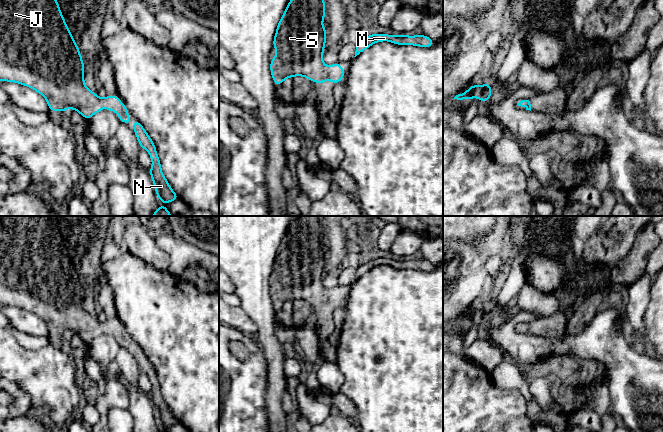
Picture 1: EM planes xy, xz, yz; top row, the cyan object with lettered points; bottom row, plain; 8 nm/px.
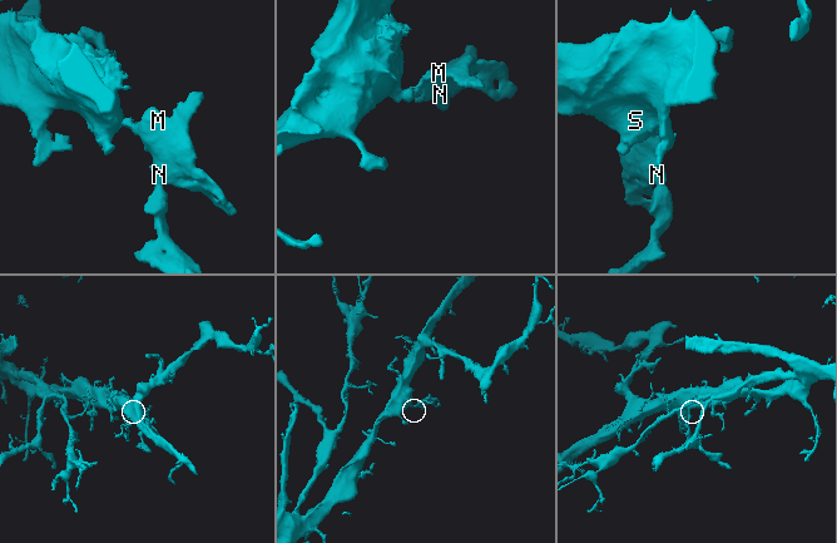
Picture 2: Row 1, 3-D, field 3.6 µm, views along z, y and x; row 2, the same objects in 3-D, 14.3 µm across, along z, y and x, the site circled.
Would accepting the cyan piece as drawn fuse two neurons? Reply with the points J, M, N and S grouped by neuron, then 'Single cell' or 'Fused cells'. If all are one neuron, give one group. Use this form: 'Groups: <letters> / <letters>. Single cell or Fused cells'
Groups: J M N S. Single cell

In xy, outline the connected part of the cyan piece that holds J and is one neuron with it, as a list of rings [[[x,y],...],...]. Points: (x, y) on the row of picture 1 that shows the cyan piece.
[[[0,0],[0,82],[10,81],[28,86],[42,94],[49,105],[50,111],[65,112],[68,107],[77,110],[89,120],[103,107],[114,110],[121,123],[129,124],[130,116],[127,107],[119,97],[106,96],[103,100],[97,93],[91,92],[84,84],[84,63],[60,11],[57,0]]]

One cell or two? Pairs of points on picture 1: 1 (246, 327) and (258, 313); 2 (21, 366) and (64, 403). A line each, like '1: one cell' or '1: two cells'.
1: two cells
2: one cell

